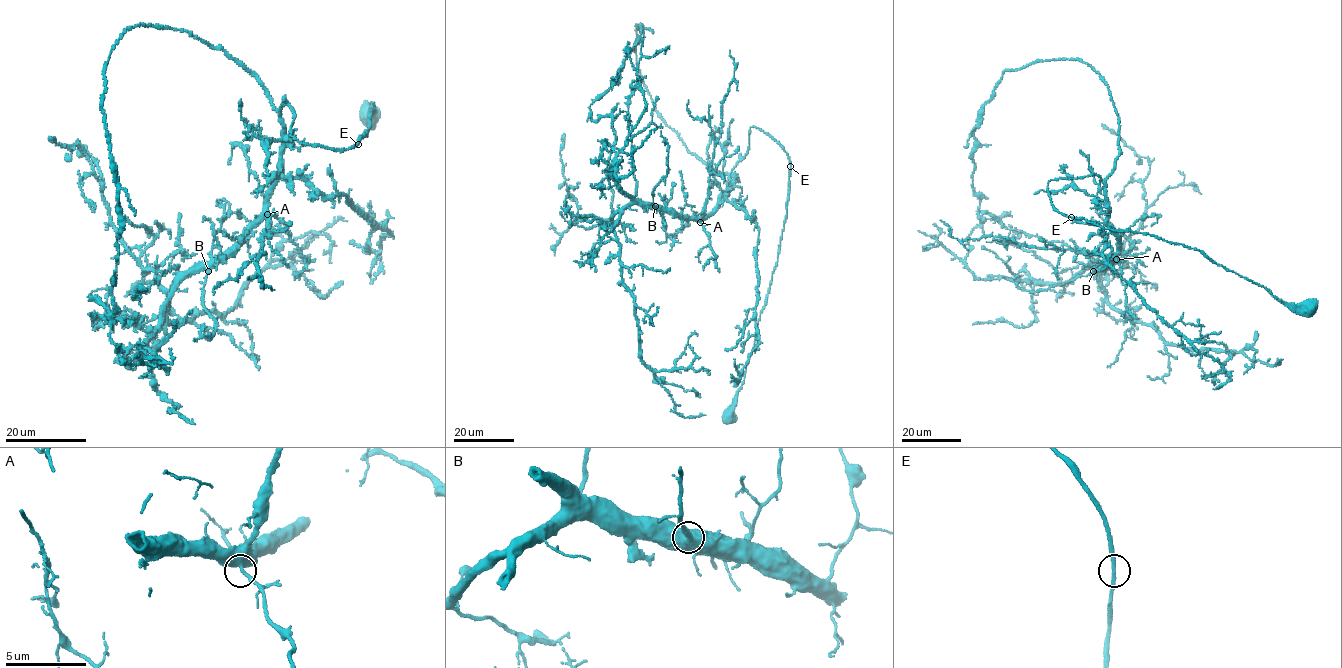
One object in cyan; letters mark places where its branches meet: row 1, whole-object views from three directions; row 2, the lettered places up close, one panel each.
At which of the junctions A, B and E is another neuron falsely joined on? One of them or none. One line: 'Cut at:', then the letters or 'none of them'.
Cut at: none of them

